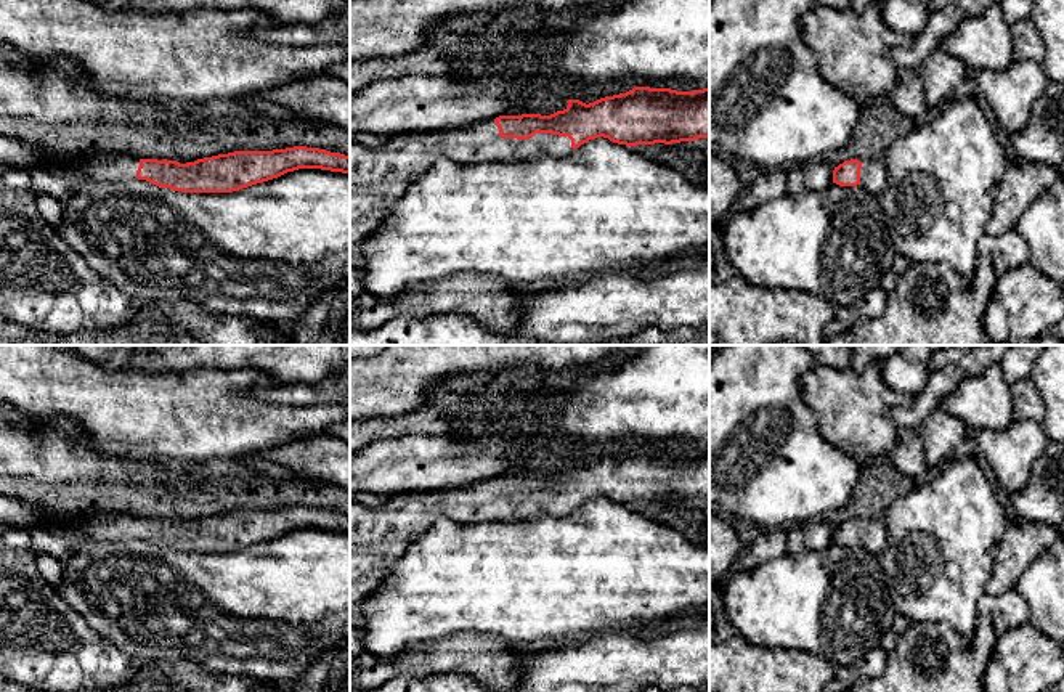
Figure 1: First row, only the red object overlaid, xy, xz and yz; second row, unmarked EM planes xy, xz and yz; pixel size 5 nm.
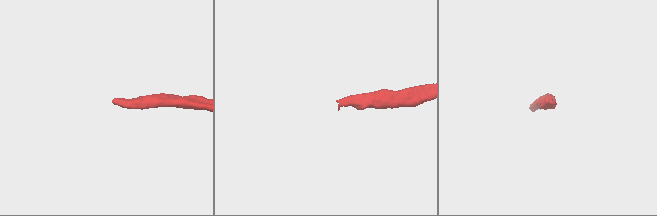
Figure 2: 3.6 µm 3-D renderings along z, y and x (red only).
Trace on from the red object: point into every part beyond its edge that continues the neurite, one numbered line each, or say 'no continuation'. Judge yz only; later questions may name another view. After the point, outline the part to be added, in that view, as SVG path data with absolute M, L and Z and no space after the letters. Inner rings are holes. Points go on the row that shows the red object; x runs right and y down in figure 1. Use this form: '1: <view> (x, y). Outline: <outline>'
1: yz (873, 172). Outline: M871 159L862 164L860 185L871 194L879 196L886 188L886 164L883 159Z

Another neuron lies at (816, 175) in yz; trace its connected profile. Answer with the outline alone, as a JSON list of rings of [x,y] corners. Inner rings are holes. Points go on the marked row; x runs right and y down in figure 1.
[[[810,161],[786,167],[786,191],[802,194],[806,191],[822,191],[833,183],[833,170],[826,161]]]

